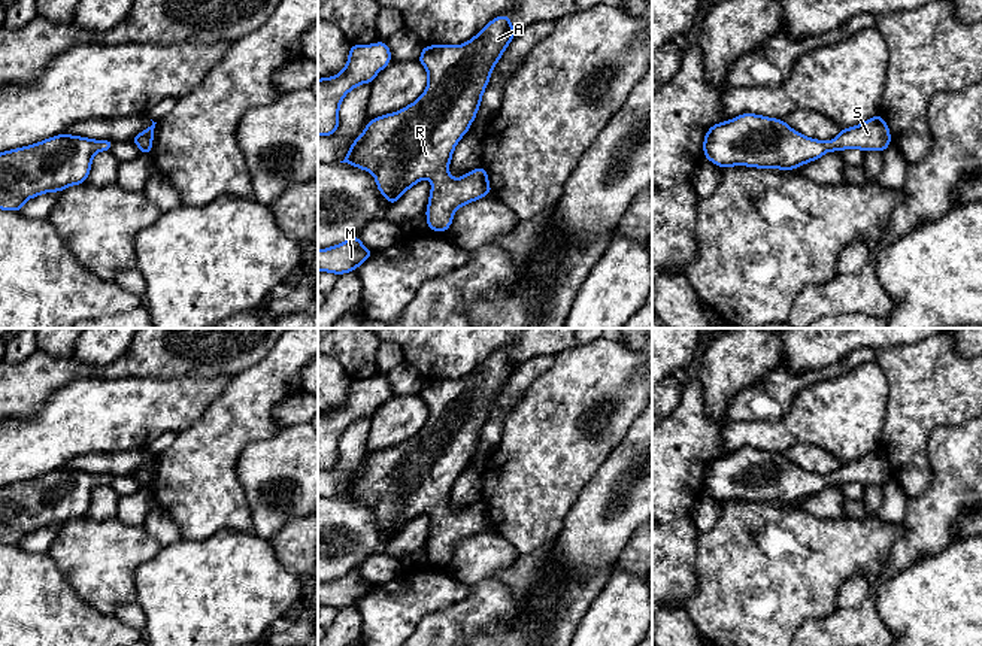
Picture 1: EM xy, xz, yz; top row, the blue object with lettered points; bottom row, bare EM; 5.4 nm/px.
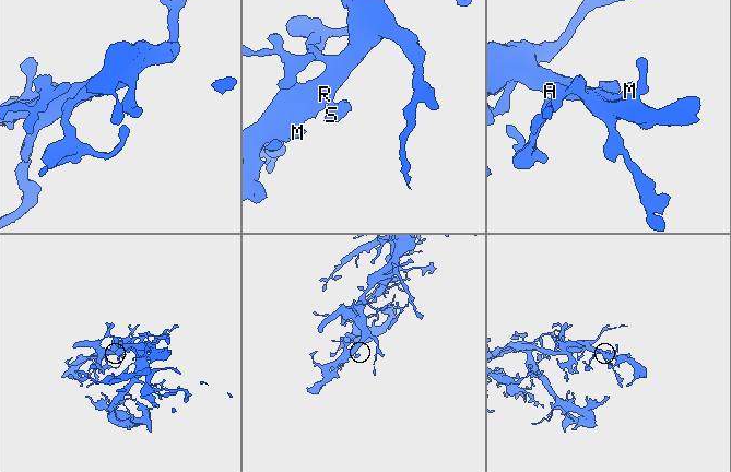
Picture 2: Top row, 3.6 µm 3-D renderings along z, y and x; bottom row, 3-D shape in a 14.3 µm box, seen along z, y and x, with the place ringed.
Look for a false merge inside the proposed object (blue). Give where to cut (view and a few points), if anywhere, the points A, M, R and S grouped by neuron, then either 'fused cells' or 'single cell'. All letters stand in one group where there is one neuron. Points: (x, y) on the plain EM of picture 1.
no cut | A M R S | single cell

